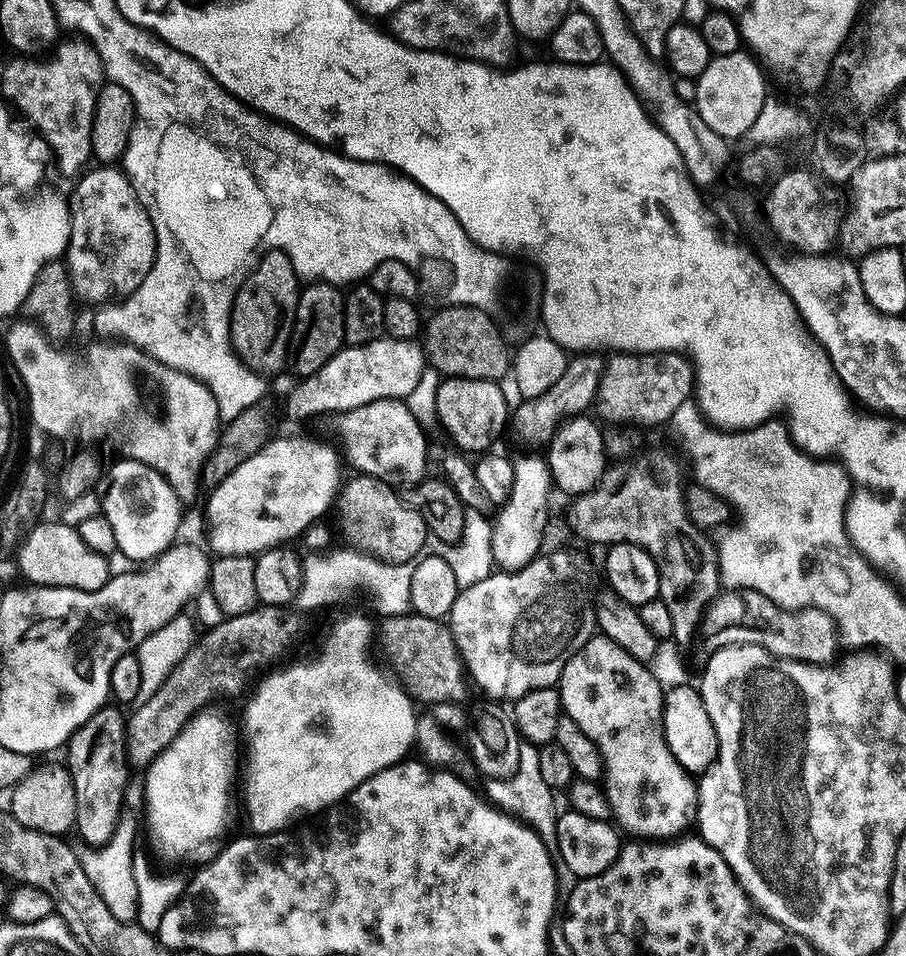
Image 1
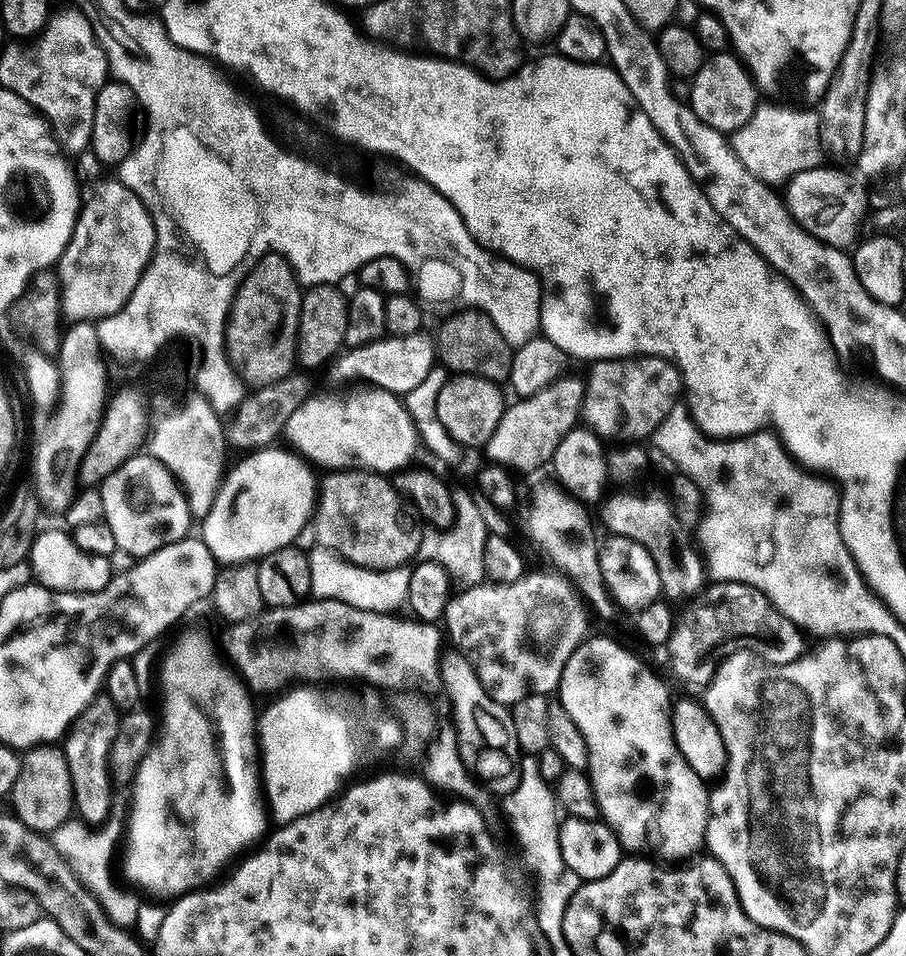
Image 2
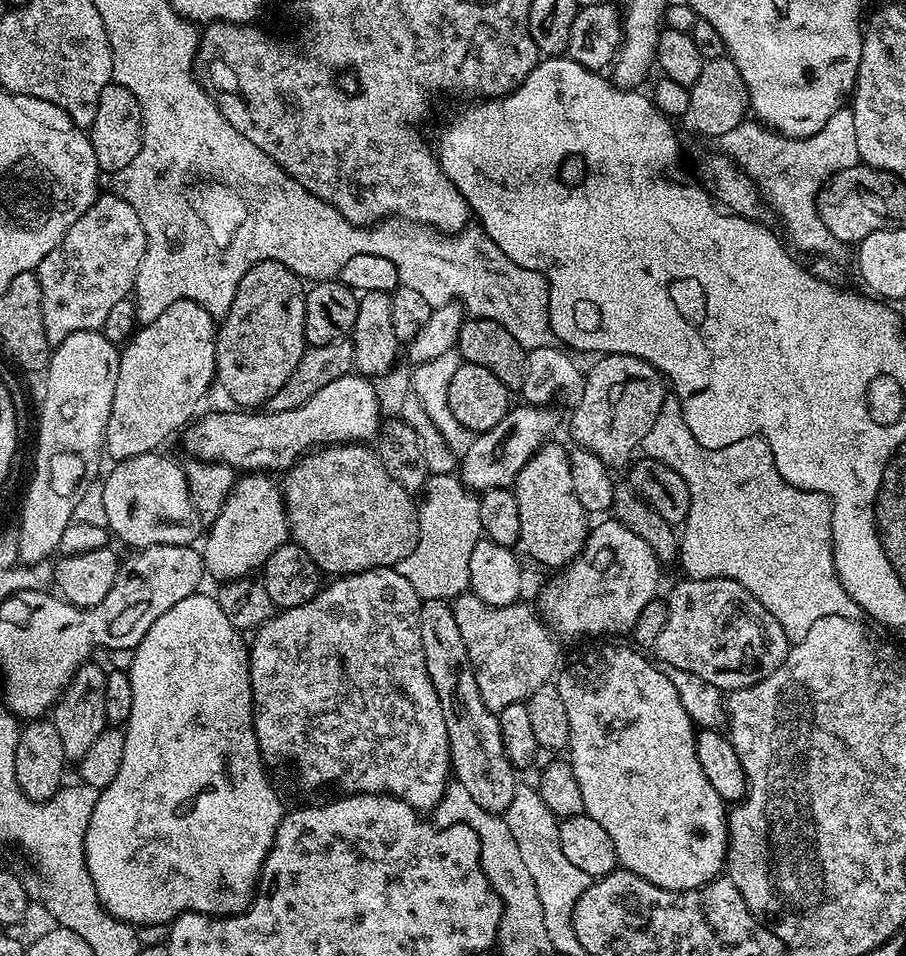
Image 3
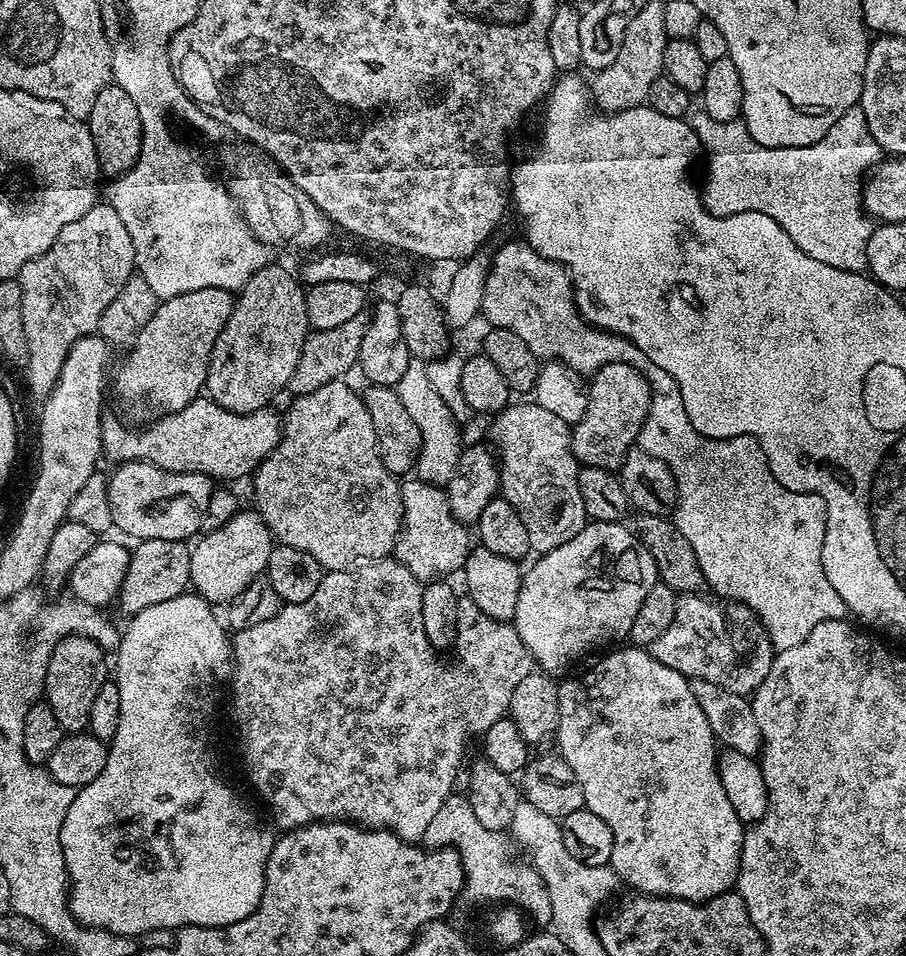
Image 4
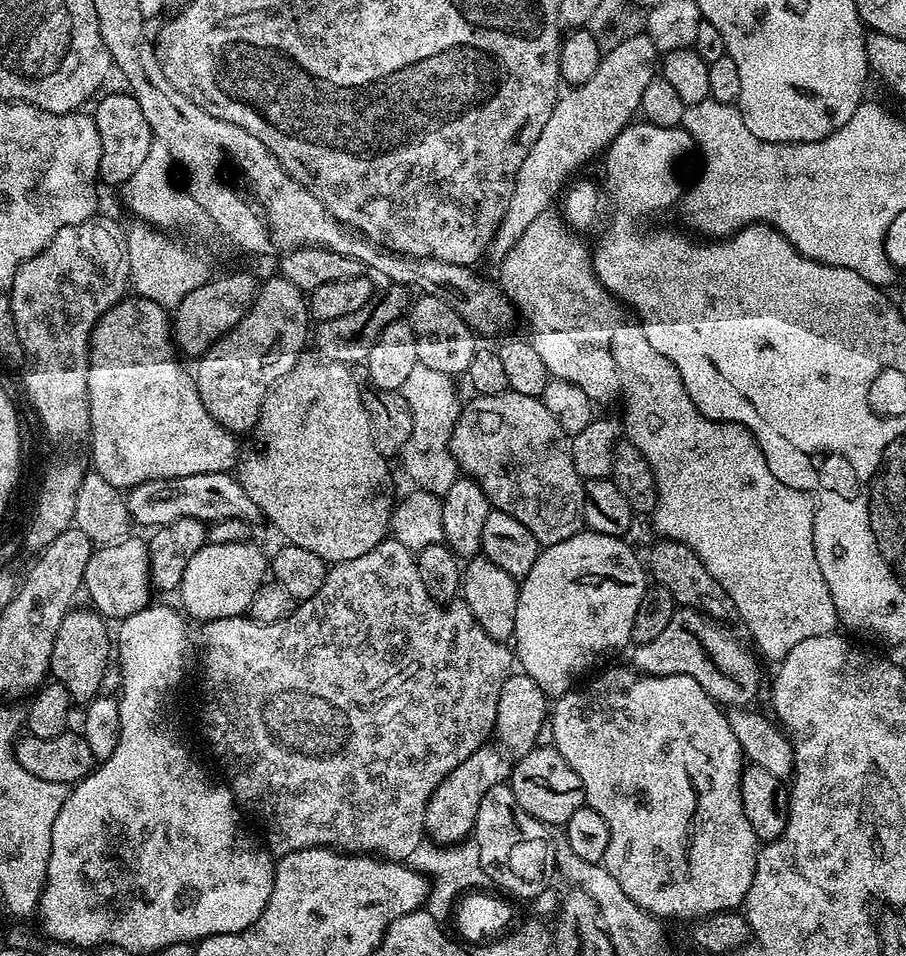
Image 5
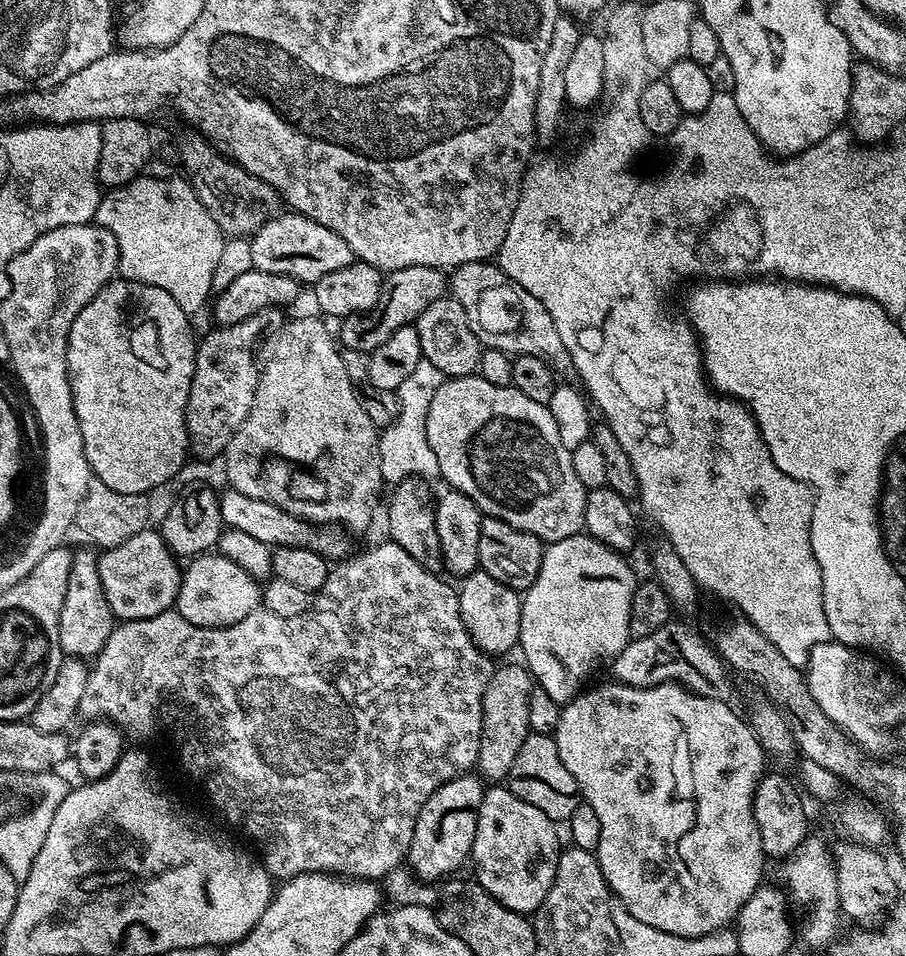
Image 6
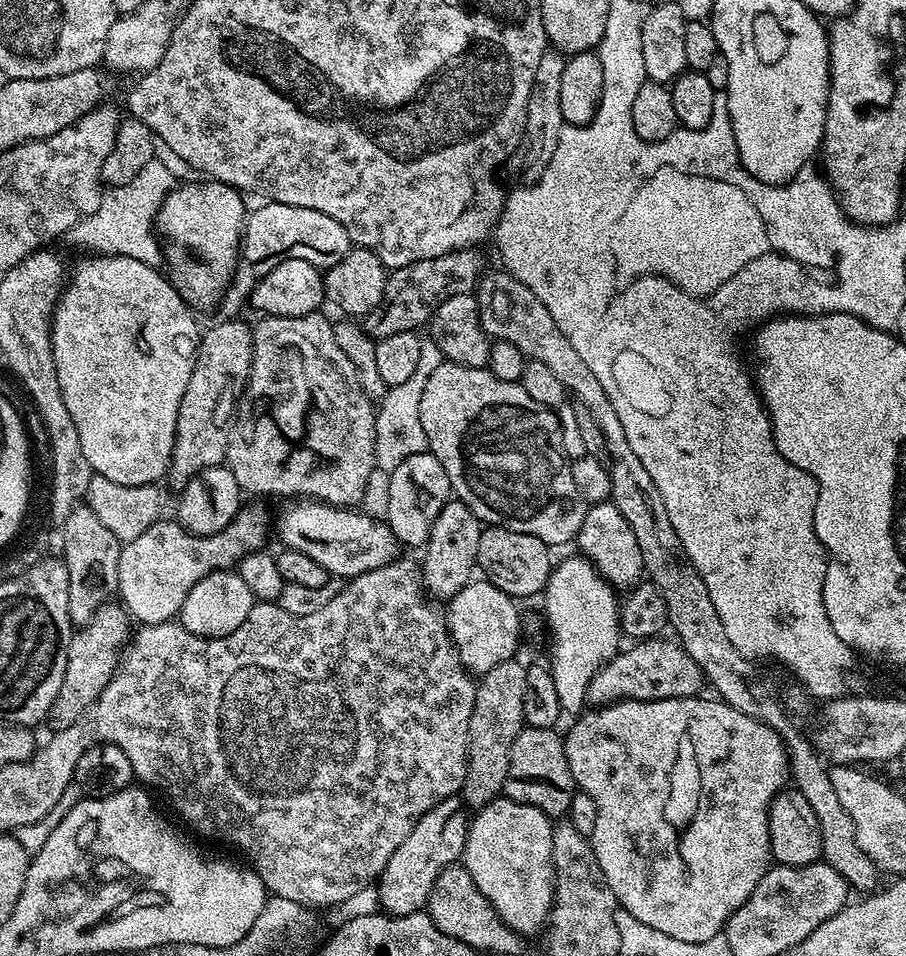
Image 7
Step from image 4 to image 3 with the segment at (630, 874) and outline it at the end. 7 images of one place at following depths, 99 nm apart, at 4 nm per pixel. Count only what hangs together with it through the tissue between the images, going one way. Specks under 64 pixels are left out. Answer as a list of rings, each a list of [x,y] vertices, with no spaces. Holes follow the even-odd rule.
[[[600,648],[597,652],[588,652],[555,677],[556,689],[562,694],[566,715],[570,717],[566,752],[574,778],[582,786],[584,812],[610,834],[619,867],[671,892],[694,890],[725,871],[726,802],[710,786],[710,778],[702,774],[696,749],[697,729],[678,699],[678,690],[674,690],[663,667],[655,668],[643,651],[632,648]]]

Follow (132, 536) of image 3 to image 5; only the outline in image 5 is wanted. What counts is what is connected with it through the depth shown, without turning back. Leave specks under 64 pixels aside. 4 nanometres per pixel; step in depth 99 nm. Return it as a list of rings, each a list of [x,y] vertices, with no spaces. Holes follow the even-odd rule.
[[[203,472],[172,480],[147,480],[146,483],[138,484],[131,489],[126,499],[132,519],[137,525],[163,526],[172,524],[183,516],[205,522],[221,520],[256,522],[261,519],[258,506],[254,506],[254,501],[248,497],[246,490],[242,490],[232,472]]]

